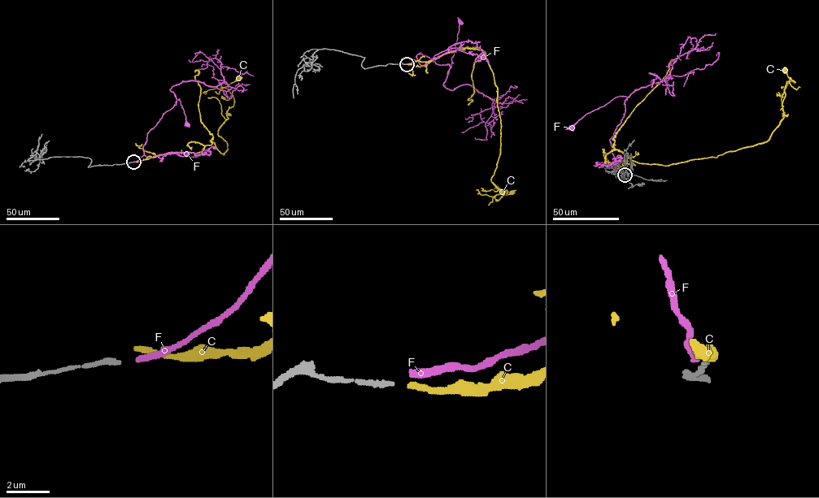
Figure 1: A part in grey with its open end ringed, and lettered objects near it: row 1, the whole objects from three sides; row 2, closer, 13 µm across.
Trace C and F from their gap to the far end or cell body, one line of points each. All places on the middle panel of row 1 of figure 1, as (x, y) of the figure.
C: (407, 64), (465, 48), (485, 52), (500, 119), (500, 153), (491, 181), (507, 191), (496, 199), (512, 193)
F: (407, 64), (417, 60), (416, 55), (420, 52), (436, 63), (450, 67), (459, 22)

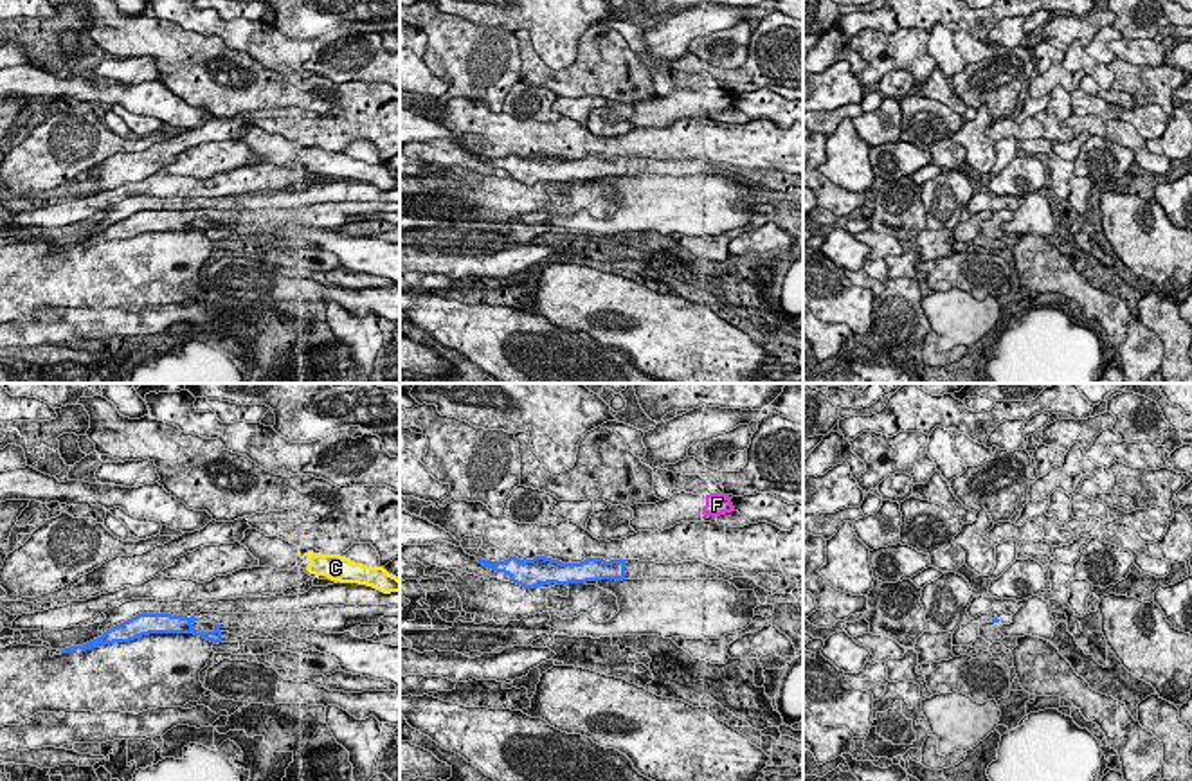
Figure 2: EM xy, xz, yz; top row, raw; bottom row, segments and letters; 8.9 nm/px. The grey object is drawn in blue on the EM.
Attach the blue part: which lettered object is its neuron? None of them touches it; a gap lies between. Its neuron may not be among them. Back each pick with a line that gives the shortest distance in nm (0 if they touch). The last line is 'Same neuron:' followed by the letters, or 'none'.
Same neuron: none

